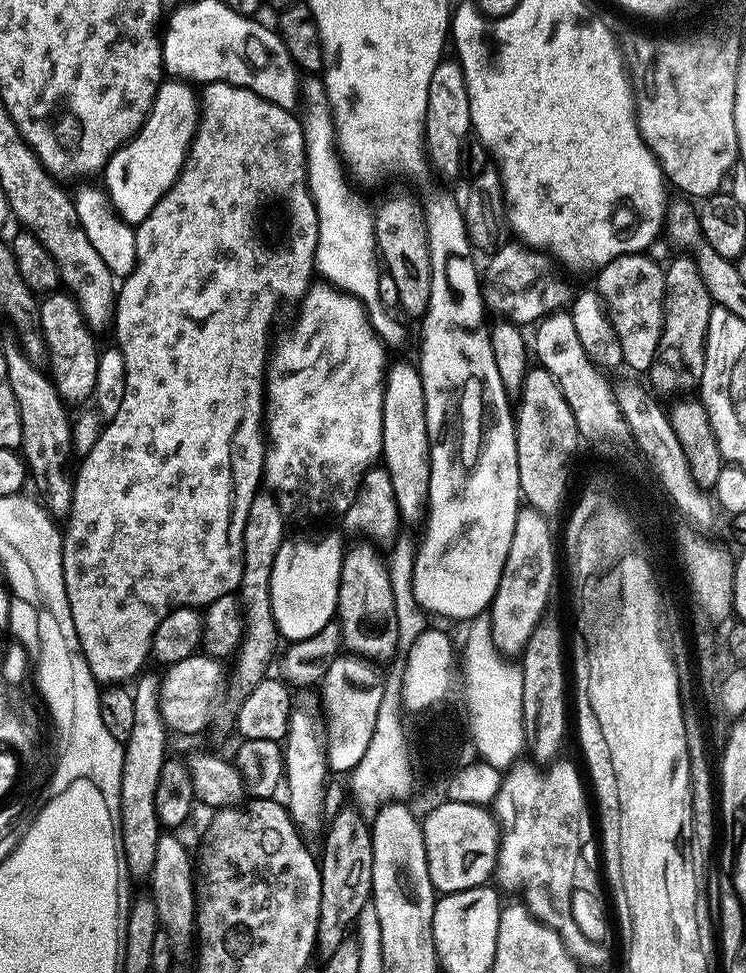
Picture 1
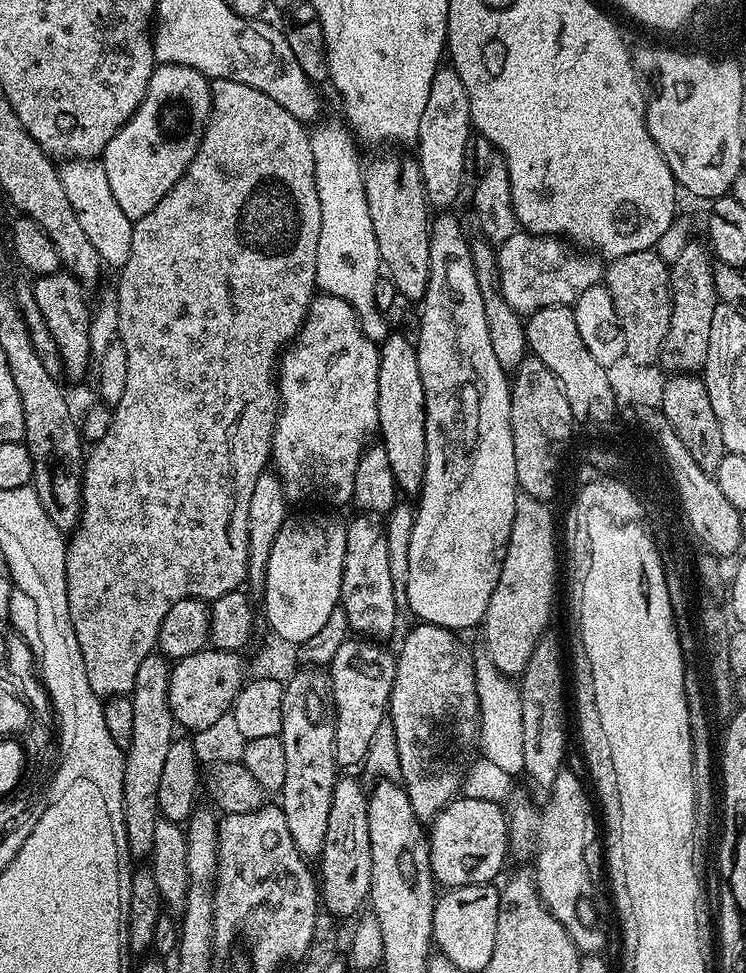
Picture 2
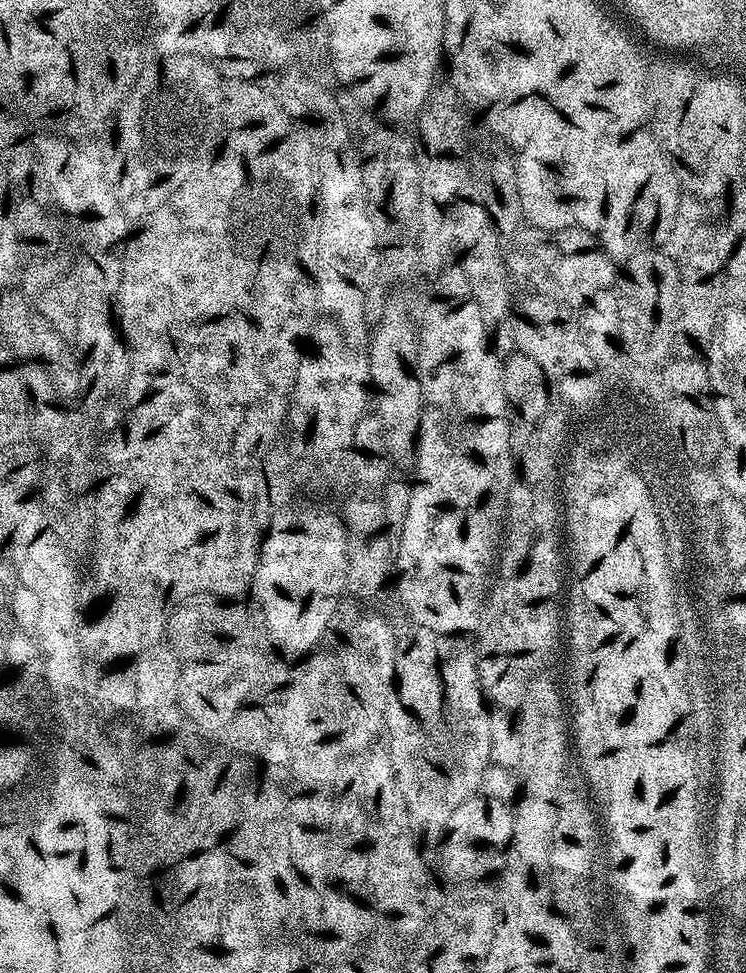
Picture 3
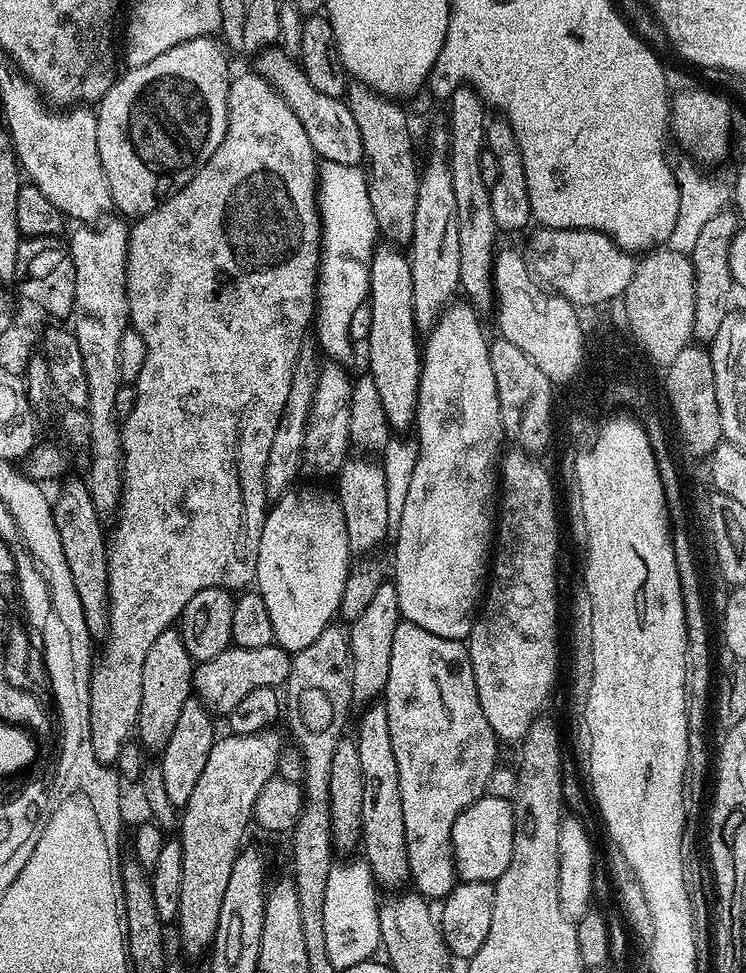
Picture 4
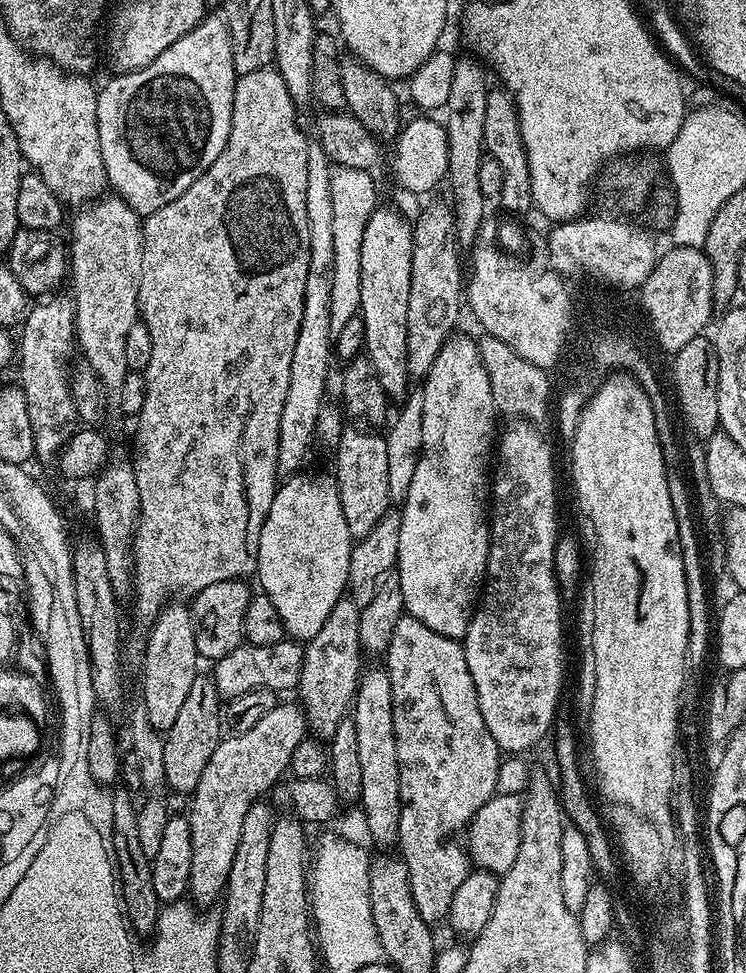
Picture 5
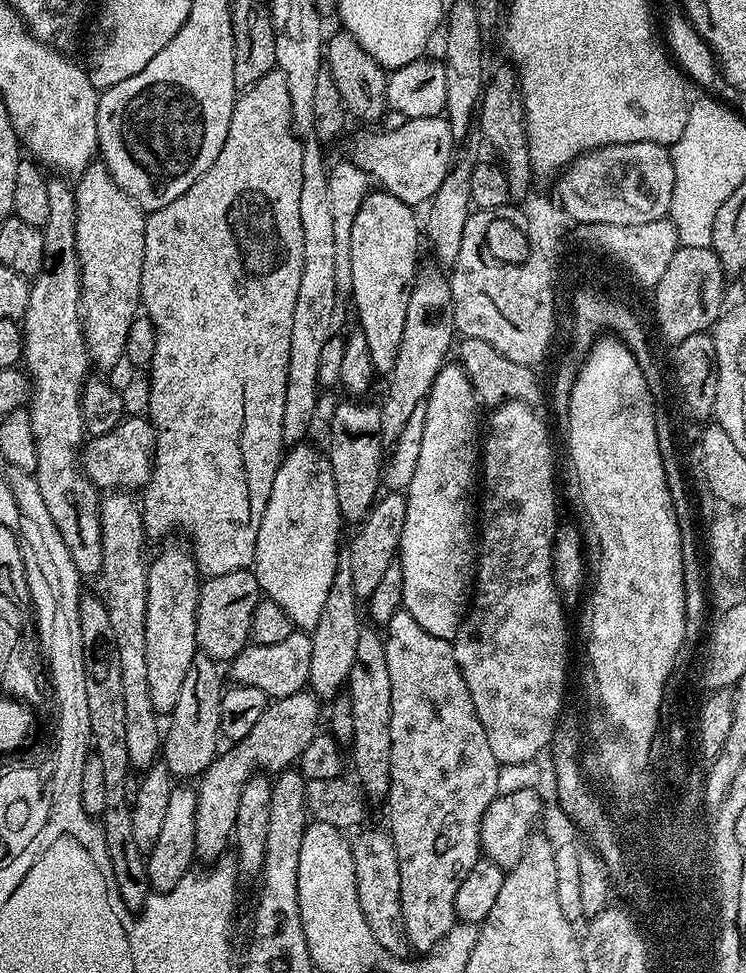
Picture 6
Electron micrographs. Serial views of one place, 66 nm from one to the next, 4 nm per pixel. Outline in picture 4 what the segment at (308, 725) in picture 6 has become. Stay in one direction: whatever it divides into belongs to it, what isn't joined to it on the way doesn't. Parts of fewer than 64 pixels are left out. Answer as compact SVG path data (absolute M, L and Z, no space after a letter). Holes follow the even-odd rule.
M270 727L245 736L221 735L210 750L206 767L190 793L190 802L186 802L179 817L182 898L178 902L176 920L180 924L180 940L192 956L211 949L218 930L218 914L222 914L222 898L230 882L230 869L240 849L245 847L244 835L248 832L248 823L253 823L252 811L258 794L262 794L262 786L277 775L277 764L286 741L276 731Z

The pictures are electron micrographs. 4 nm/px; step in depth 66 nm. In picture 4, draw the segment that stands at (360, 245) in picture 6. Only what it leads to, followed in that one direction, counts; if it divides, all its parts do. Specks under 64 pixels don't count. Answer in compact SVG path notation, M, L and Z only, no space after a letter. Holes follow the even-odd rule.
M384 242L372 253L367 299L371 325L366 348L367 371L374 378L374 386L378 386L388 425L402 434L406 432L406 428L411 429L416 422L422 348L419 343L416 345L418 333L414 322L414 278L410 278L408 256L399 251L403 252L399 247Z

